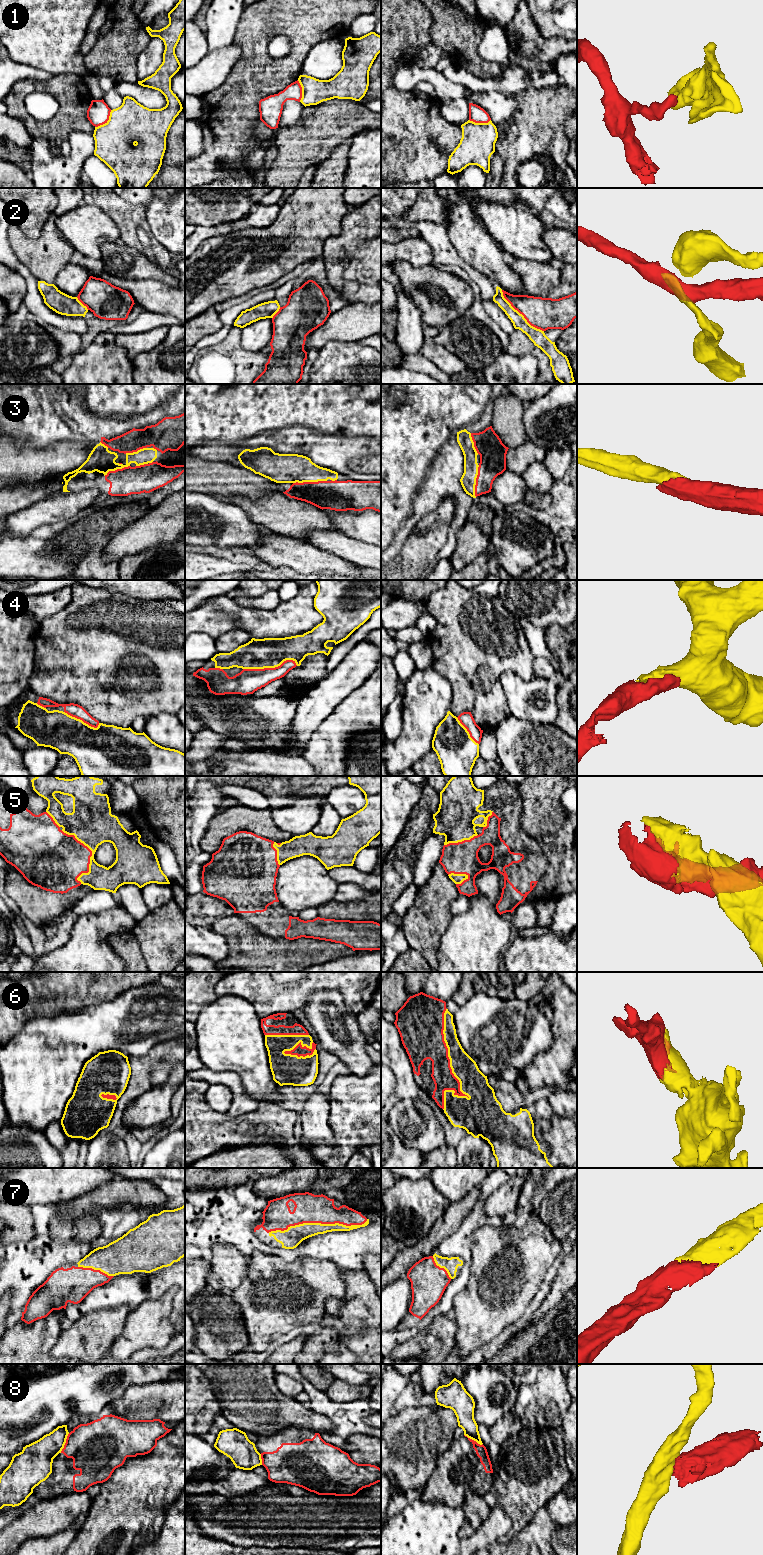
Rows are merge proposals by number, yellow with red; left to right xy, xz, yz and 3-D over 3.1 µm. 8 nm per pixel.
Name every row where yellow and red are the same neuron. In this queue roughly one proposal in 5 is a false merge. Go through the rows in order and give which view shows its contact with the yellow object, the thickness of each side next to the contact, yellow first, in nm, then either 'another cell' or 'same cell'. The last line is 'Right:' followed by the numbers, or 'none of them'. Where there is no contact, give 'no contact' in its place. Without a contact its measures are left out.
1: contact in xy; calibres 320 and 180 nm; another cell
2: contact in yz; calibres 120 and 260 nm; another cell
3: contact in xz; calibres 240 and 240 nm; same cell
4: contact in xz; calibres 240 and 200 nm; same cell
5: contact in xy; calibres 340 and 380 nm; same cell
6: contact in yz; calibres 220 and 200 nm; same cell
7: contact in xz; calibres 160 and 240 nm; same cell
8: contact in xy; calibres 240 and 420 nm; another cell
Right: 3, 4, 5, 6, 7

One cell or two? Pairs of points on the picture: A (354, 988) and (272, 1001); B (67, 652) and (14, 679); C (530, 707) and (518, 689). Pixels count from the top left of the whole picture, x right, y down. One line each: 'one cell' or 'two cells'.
A: one cell
B: two cells
C: one cell

